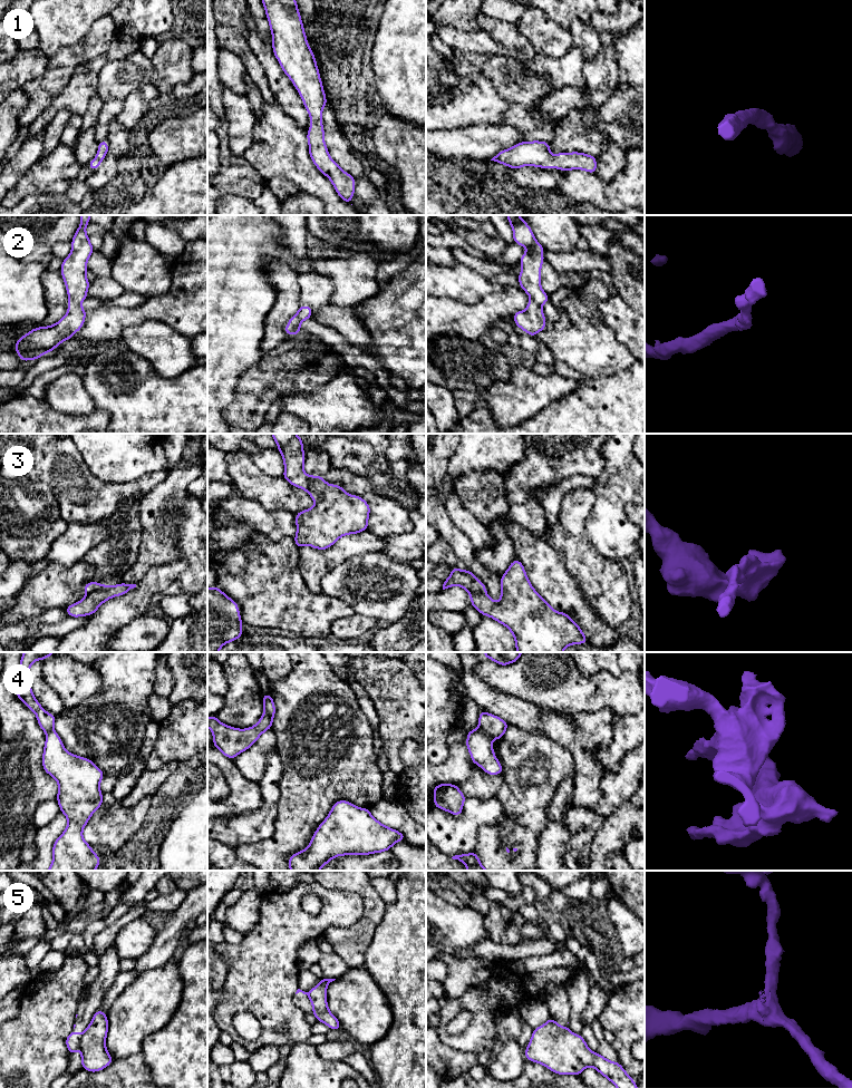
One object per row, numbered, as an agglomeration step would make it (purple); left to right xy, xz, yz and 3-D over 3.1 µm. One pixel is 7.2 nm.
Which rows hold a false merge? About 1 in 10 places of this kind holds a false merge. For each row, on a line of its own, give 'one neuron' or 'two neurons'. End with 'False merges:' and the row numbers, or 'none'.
1: one neuron
2: one neuron
3: two neurons
4: two neurons
5: two neurons
False merges: 3, 4, 5

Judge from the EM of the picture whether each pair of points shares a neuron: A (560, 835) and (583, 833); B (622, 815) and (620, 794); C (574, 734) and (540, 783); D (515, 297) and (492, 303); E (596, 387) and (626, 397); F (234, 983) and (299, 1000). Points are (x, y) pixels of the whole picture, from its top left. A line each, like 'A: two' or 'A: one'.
A: two
B: two
C: two
D: one
E: one
F: two

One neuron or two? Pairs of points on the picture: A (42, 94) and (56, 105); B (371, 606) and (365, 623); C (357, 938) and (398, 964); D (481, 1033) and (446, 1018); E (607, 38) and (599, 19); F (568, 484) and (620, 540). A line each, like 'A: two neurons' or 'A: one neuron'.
A: two neurons
B: two neurons
C: two neurons
D: one neuron
E: two neurons
F: two neurons

